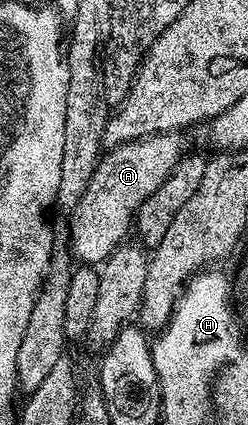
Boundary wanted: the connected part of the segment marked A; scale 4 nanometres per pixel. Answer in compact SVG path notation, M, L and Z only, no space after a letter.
M166 133L163 135L148 135L142 139L136 139L130 143L118 143L115 147L110 147L102 154L97 162L95 173L88 176L87 193L79 194L79 205L71 207L73 216L69 219L69 240L68 246L72 254L81 258L80 262L85 265L100 265L105 258L116 249L121 242L126 240L128 231L135 223L137 210L163 185L163 181L177 168L178 163L183 158L181 151L181 135L177 133Z

